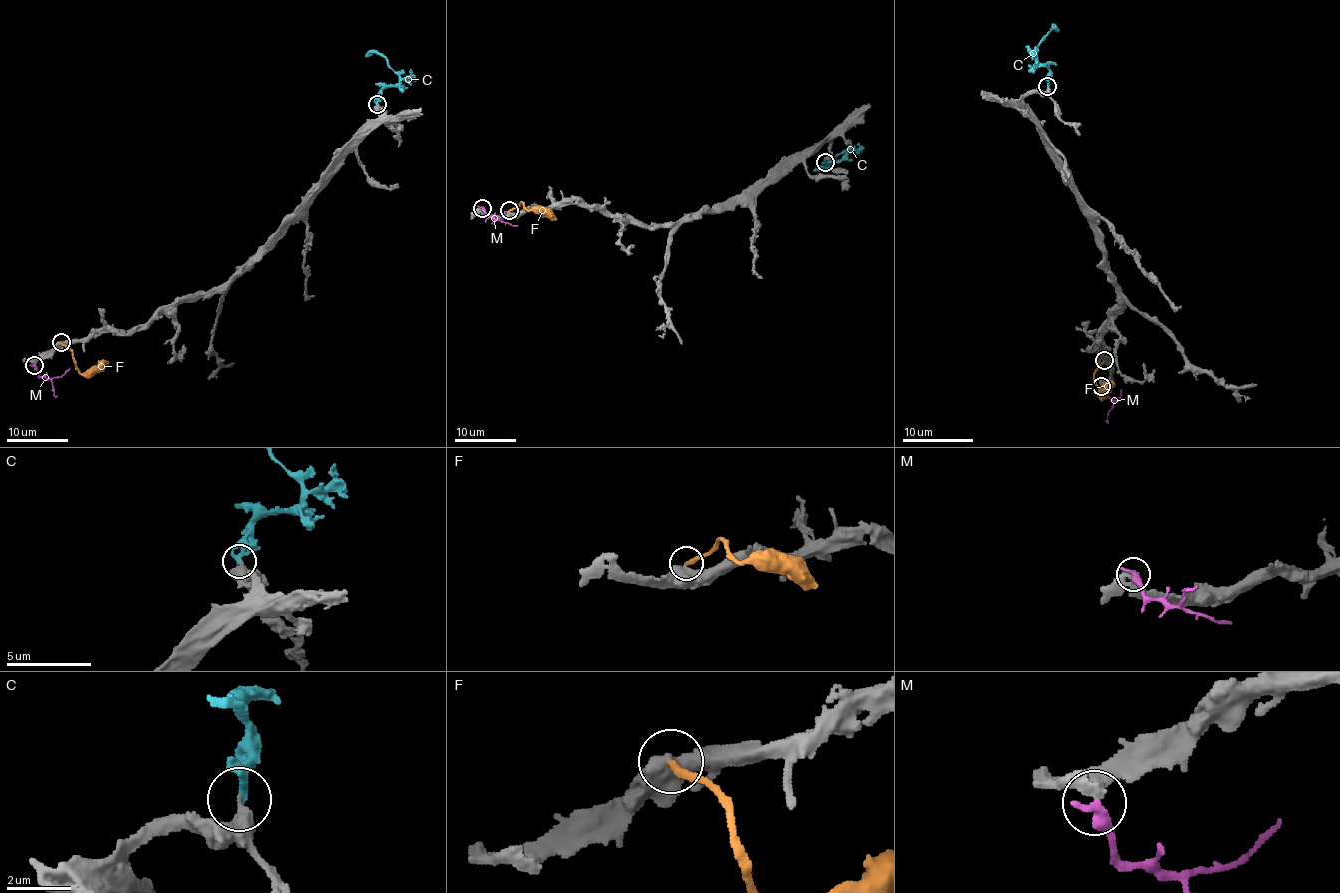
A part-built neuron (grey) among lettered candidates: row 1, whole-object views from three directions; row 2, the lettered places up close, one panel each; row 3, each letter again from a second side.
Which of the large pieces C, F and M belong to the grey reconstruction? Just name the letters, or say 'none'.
C

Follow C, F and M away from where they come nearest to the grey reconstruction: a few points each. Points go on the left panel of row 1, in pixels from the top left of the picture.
C: (377, 104), (377, 97), (383, 89), (398, 81), (398, 75), (382, 55), (369, 52), (365, 57)
F: (60, 343), (73, 354), (73, 361), (82, 373), (99, 370), (108, 361)
M: (34, 364), (40, 376), (48, 378), (60, 376), (70, 367)

